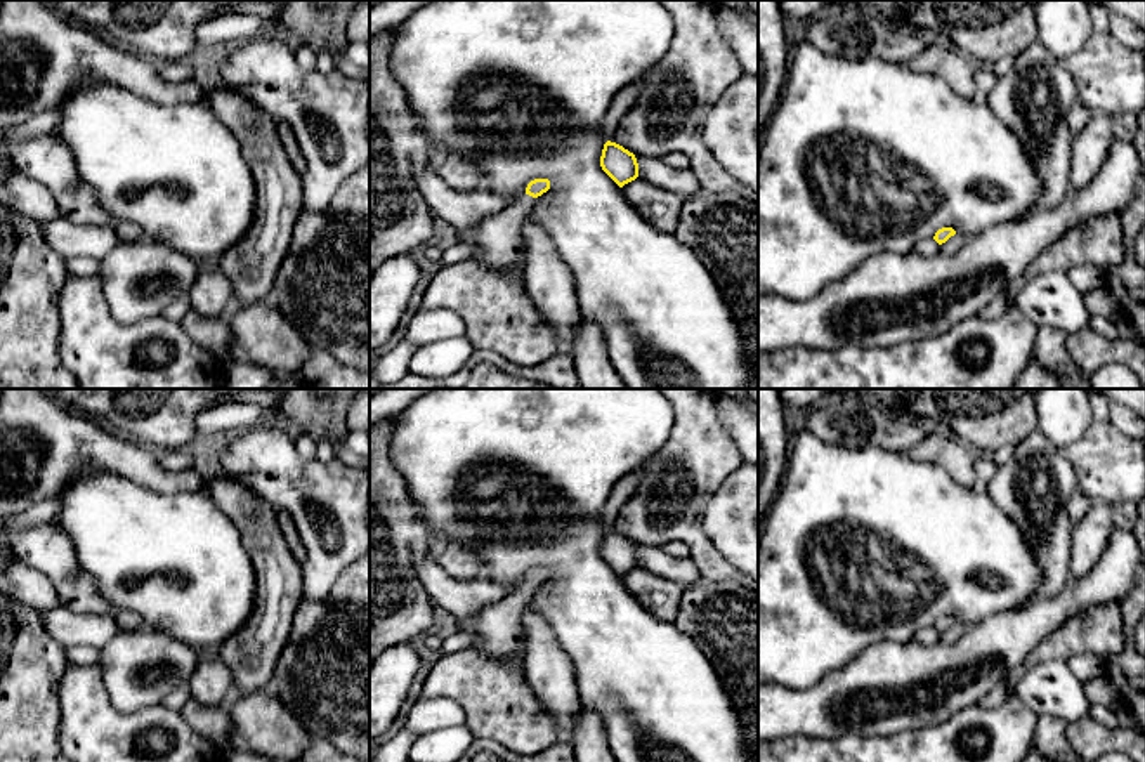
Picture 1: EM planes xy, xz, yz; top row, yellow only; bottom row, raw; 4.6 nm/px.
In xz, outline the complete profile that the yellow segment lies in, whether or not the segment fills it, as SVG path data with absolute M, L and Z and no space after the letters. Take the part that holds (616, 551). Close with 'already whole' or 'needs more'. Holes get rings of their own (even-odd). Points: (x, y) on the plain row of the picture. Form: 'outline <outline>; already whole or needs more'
outline M611 529L604 533L600 555L619 576L638 566L635 543Z; already whole

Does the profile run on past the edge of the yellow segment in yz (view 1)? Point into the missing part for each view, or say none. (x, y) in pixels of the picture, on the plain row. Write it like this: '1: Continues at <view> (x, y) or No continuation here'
1: No continuation here

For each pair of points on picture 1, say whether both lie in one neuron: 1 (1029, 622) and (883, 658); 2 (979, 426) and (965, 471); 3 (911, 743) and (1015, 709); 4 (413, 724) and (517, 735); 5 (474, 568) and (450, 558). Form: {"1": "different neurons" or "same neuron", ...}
{"1": "same neuron", "2": "different neurons", "3": "same neuron", "4": "different neurons", "5": "same neuron"}

